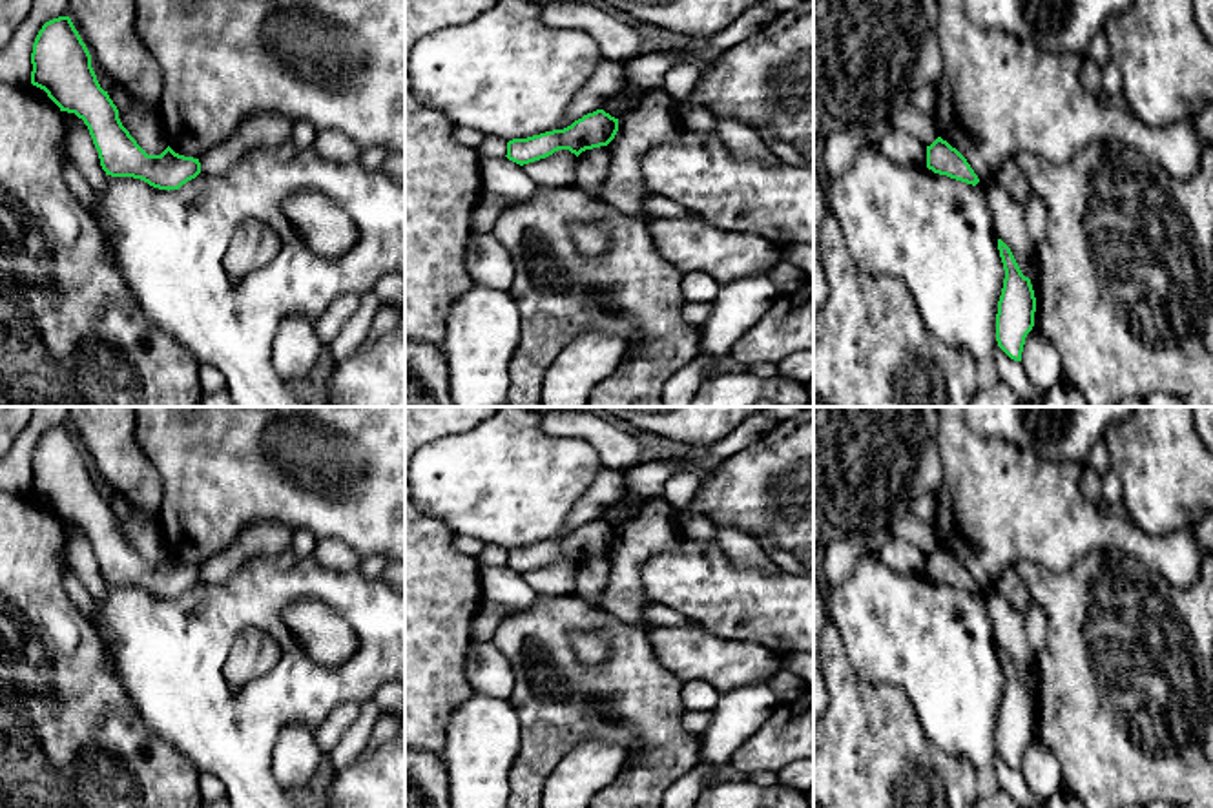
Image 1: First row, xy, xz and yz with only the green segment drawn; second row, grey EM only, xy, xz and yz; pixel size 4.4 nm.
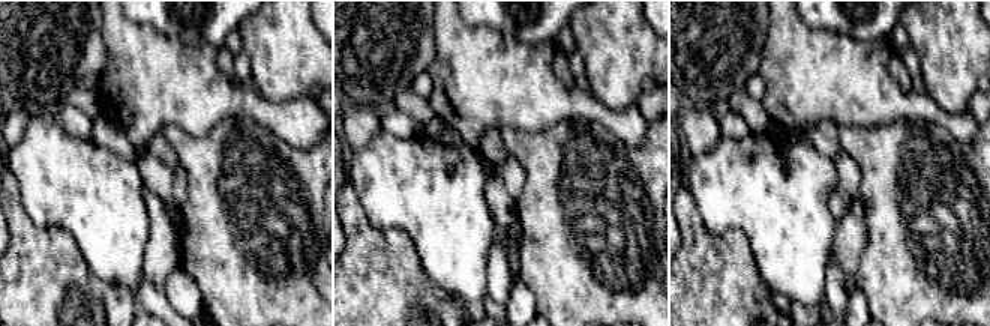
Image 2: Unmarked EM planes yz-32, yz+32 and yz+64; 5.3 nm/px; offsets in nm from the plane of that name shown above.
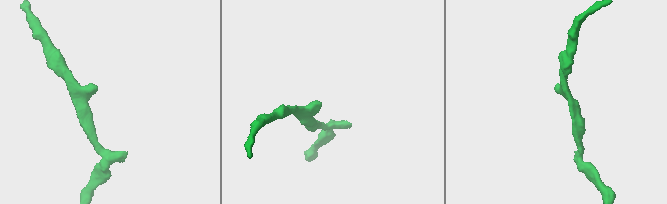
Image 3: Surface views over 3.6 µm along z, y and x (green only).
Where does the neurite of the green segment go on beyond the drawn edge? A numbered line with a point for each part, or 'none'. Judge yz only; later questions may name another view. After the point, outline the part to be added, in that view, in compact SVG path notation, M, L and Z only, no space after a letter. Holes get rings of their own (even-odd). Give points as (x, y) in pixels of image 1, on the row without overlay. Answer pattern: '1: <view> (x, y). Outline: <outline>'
none

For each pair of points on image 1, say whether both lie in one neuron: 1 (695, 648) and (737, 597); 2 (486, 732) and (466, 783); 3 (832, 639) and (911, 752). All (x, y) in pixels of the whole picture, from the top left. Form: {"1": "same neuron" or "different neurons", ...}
{"1": "different neurons", "2": "same neuron", "3": "same neuron"}

